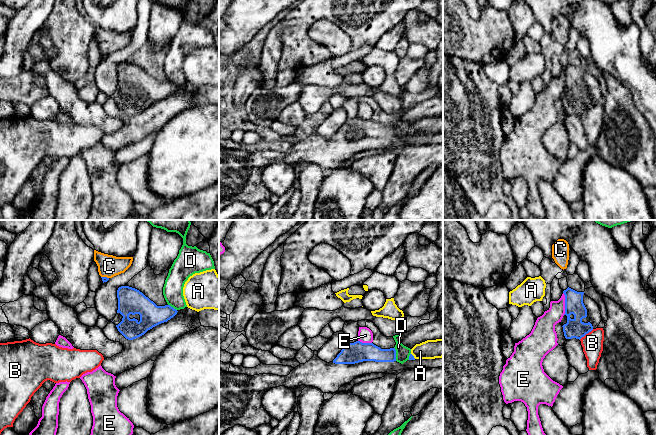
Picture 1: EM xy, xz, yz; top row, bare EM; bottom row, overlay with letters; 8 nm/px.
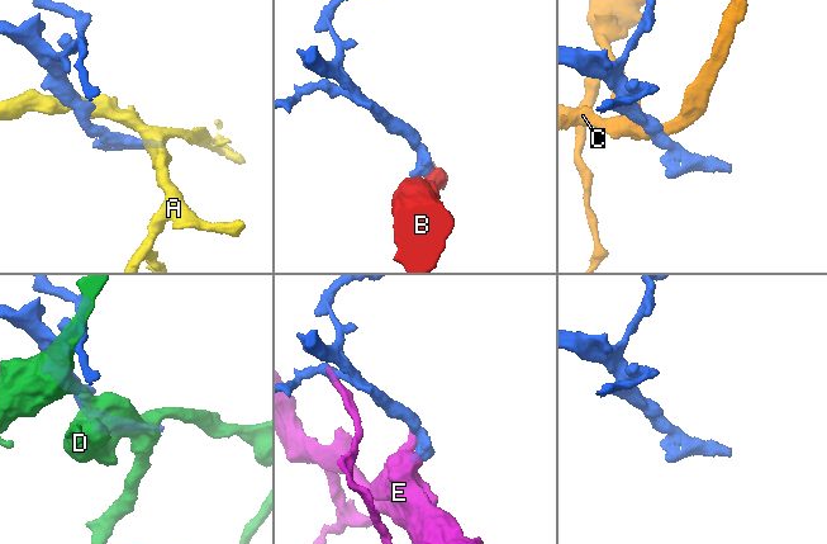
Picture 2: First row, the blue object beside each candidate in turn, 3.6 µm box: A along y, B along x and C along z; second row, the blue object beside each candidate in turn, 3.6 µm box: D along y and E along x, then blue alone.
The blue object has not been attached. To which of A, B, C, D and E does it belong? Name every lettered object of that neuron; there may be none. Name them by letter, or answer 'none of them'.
none of them

